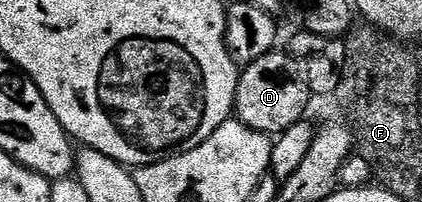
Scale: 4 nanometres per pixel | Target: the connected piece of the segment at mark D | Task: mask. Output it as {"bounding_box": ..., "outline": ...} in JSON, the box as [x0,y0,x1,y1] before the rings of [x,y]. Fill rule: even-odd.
{"bounding_box":[234,49,313,137],"outline":[[[273,49],[270,54],[258,57],[258,61],[247,64],[241,70],[234,115],[250,129],[276,137],[305,118],[304,110],[313,99],[312,84],[300,60],[283,50]]]}

